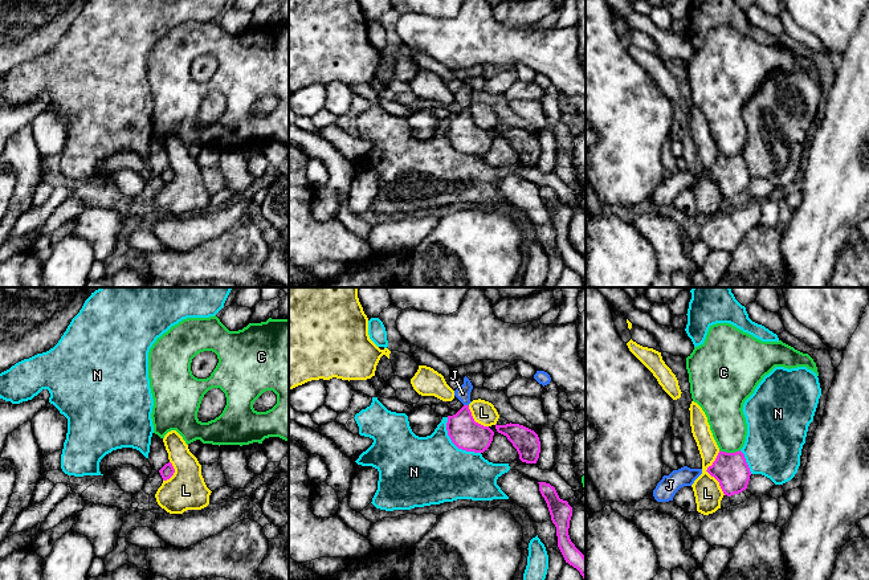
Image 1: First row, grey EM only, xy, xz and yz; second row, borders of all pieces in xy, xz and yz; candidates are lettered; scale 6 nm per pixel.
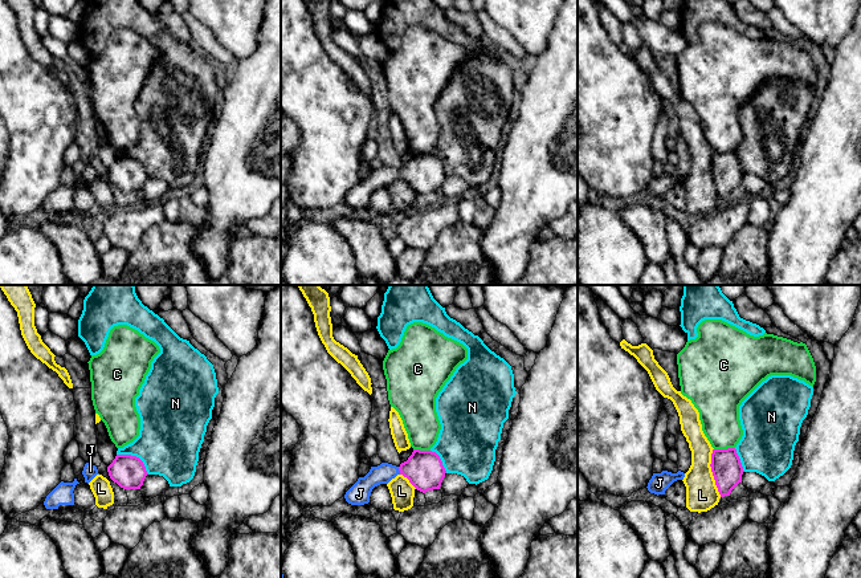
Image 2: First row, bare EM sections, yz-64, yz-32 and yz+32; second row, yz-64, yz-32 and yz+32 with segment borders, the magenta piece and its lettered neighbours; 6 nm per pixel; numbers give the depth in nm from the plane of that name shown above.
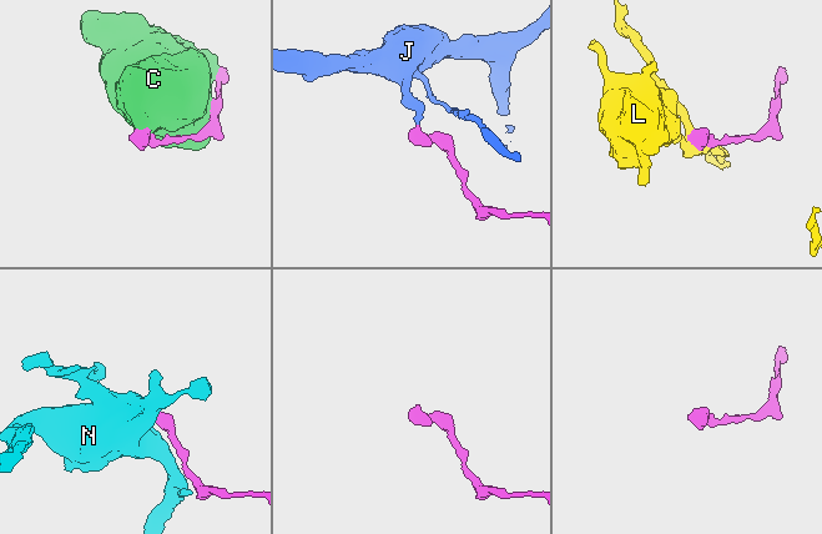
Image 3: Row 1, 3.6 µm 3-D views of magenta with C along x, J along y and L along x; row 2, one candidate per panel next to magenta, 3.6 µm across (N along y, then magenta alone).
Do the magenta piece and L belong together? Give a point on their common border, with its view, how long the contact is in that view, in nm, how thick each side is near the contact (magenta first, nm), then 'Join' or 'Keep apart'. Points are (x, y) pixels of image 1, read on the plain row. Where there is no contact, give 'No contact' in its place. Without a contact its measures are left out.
Touches magenta at yz (709, 176). Shared border 280 nm. Thickness 200 nm (magenta) against 170 nm. Keep apart

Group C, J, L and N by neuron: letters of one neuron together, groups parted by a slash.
C / J / L / N

